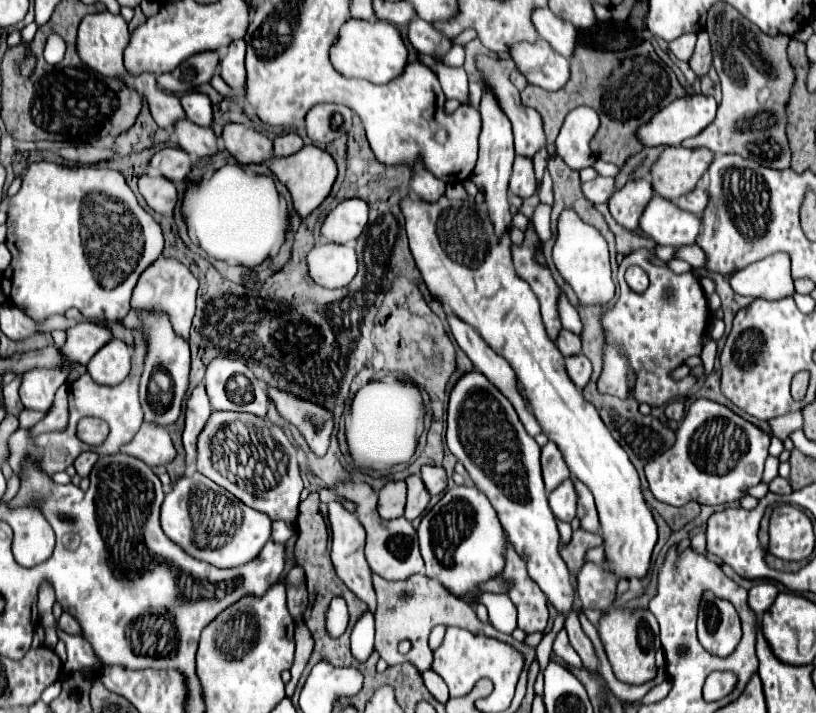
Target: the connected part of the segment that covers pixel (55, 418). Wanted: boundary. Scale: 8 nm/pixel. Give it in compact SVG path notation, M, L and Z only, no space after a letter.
M64 384L58 388L54 404L48 410L48 414L28 430L32 436L38 436L43 432L58 432L66 428L68 424L68 400L66 400L66 396L68 396L68 386Z

